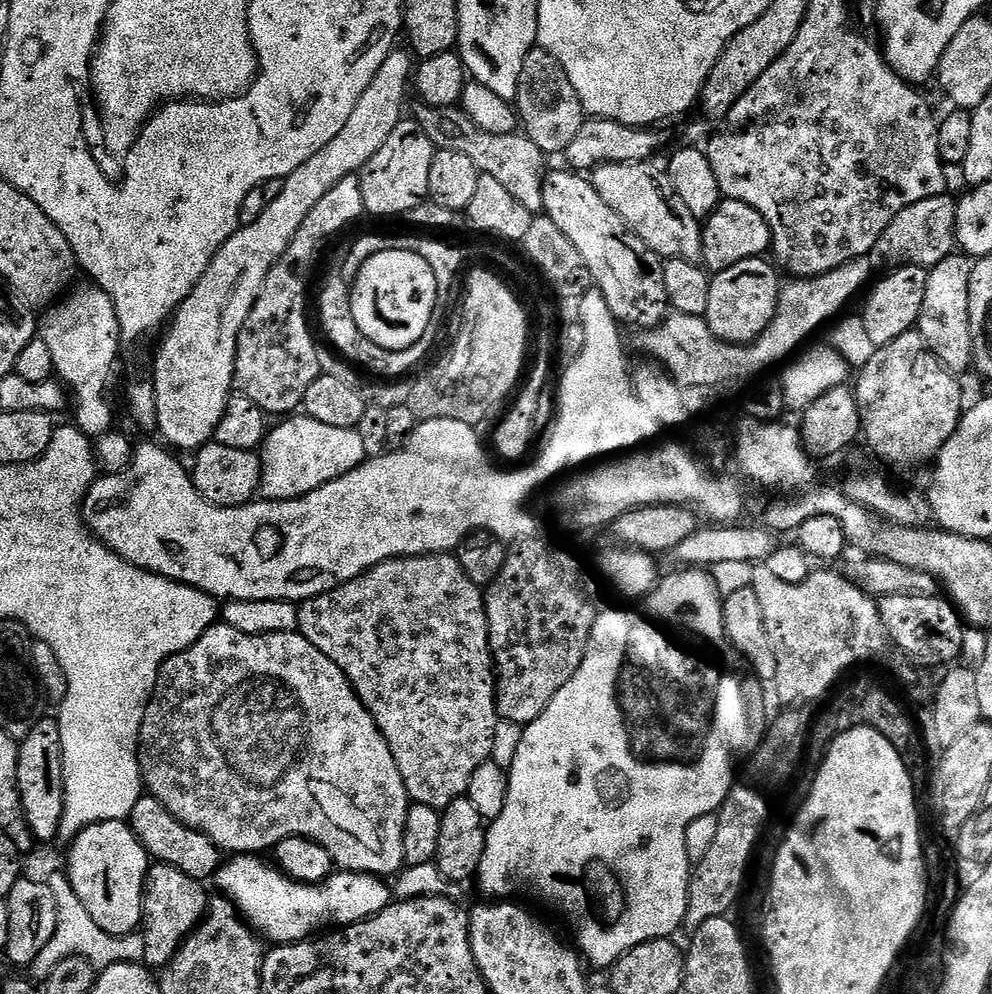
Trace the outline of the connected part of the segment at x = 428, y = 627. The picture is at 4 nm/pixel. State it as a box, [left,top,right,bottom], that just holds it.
[296,554,498,810]

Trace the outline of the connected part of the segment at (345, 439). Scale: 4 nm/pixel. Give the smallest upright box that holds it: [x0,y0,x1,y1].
[258,414,365,500]

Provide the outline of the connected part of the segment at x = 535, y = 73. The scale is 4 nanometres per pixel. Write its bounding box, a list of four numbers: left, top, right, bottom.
[514,46,586,154]

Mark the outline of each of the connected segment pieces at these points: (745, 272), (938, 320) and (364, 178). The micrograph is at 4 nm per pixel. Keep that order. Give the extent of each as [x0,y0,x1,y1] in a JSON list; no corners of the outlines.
[[703,256,782,344],[918,254,974,374],[358,122,438,216]]

